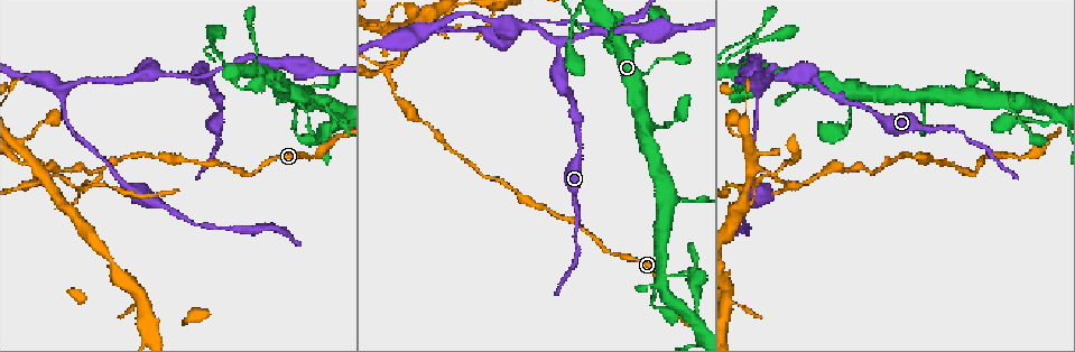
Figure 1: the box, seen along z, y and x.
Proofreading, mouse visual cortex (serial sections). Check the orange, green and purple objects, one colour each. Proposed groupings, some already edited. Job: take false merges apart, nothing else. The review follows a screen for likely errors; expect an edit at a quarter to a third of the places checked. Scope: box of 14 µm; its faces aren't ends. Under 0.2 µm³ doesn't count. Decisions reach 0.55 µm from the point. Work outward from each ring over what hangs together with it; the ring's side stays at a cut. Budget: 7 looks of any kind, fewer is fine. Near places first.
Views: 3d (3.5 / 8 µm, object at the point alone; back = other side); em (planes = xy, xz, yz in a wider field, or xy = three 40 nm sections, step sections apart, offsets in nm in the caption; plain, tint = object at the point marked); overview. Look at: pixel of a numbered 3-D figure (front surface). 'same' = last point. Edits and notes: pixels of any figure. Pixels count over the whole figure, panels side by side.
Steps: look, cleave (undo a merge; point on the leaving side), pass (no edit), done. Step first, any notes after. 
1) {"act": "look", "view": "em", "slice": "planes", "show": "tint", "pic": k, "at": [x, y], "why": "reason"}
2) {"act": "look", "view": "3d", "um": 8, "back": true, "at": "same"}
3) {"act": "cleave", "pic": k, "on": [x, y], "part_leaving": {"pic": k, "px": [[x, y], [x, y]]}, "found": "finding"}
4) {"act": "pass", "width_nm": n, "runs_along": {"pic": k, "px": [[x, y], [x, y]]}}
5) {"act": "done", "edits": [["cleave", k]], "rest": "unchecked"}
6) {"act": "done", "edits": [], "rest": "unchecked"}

{"act": "look", "view": "3d", "um": 3.5, "pic": 1, "at": [850, 95], "why": "arms part here"}

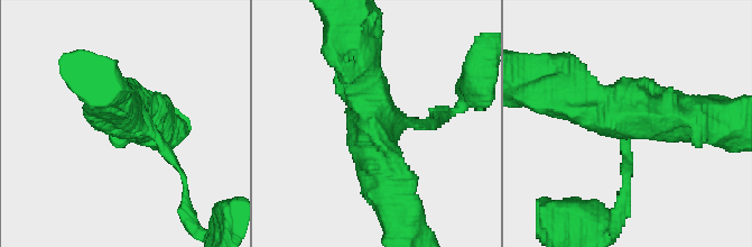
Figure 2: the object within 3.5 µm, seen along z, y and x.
{"act": "look", "view": "em", "slice": "xy", "step": 3, "show": "tint", "pic": 2, "at": [392, 125], "arms": 3, "arm_widths_nm": [150, 600, 600]}

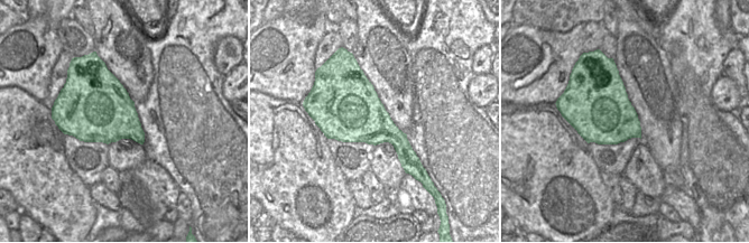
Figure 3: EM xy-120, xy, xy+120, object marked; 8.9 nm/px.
{"act": "pass", "width_nm": 550, "runs_along": {"pic": 2, "px": [[360, 55], [387, 195]]}, "found": "all the same cell"}

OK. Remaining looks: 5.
{"act": "look", "view": "3d", "um": 3.5, "pic": 1, "at": [777, 175], "why": "sharp bend"}

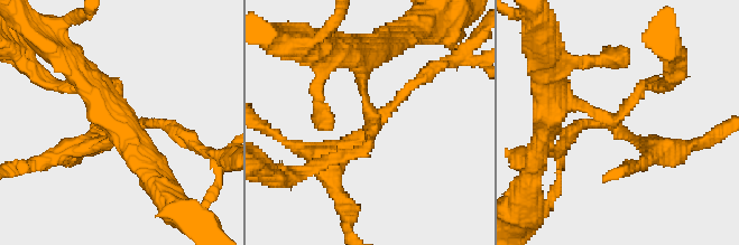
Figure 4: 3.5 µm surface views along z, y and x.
{"act": "look", "view": "em", "slice": "xy", "step": 2, "show": "tint", "pic": 4, "at": [377, 115], "arms": 4, "arm_widths_nm": [150, 150, 200, 250], "why": "shape alone is not enough"}

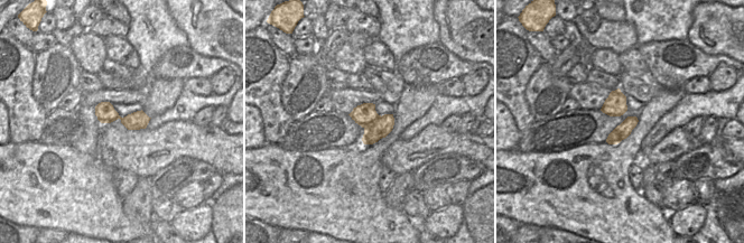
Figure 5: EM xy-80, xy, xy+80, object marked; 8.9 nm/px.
{"act": "pass", "runs_along": {"pic": 5, "px": [[98, 109], [123, 120], [146, 120]]}, "found": "one cell here"}

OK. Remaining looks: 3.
{"act": "look", "view": "em", "slice": "xy", "step": 1, "show": "tint", "pic": 1, "at": [734, 69], "why": "thick turns thin"}

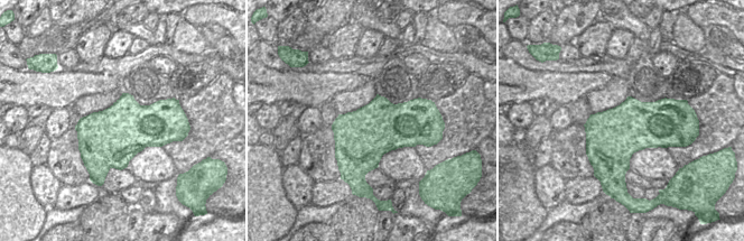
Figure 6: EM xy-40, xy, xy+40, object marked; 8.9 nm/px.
{"act": "look", "view": "3d", "um": 3.5, "at": "same"}

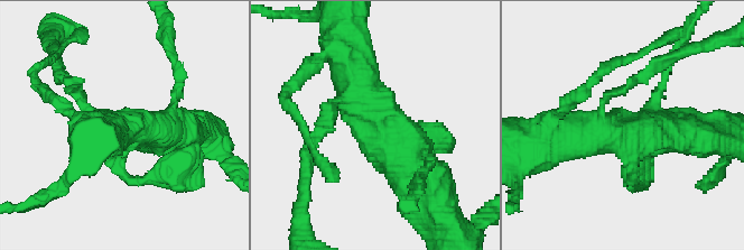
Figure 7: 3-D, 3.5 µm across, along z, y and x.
{"act": "pass", "runs_along": {"pic": 7, "px": [[420, 173], [355, 101], [327, 114]]}, "found": "one cell here"}

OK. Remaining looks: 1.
{"act": "done", "edits": [], "rest": "unchecked"}

